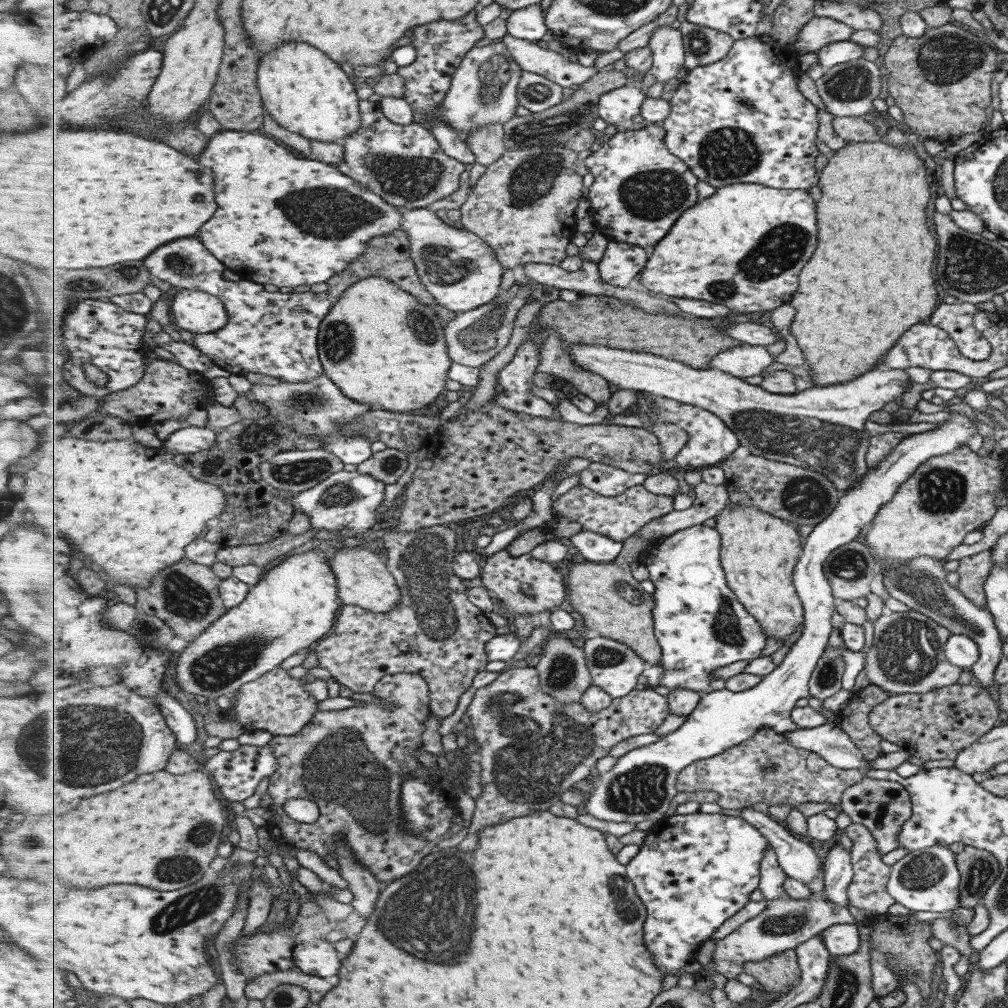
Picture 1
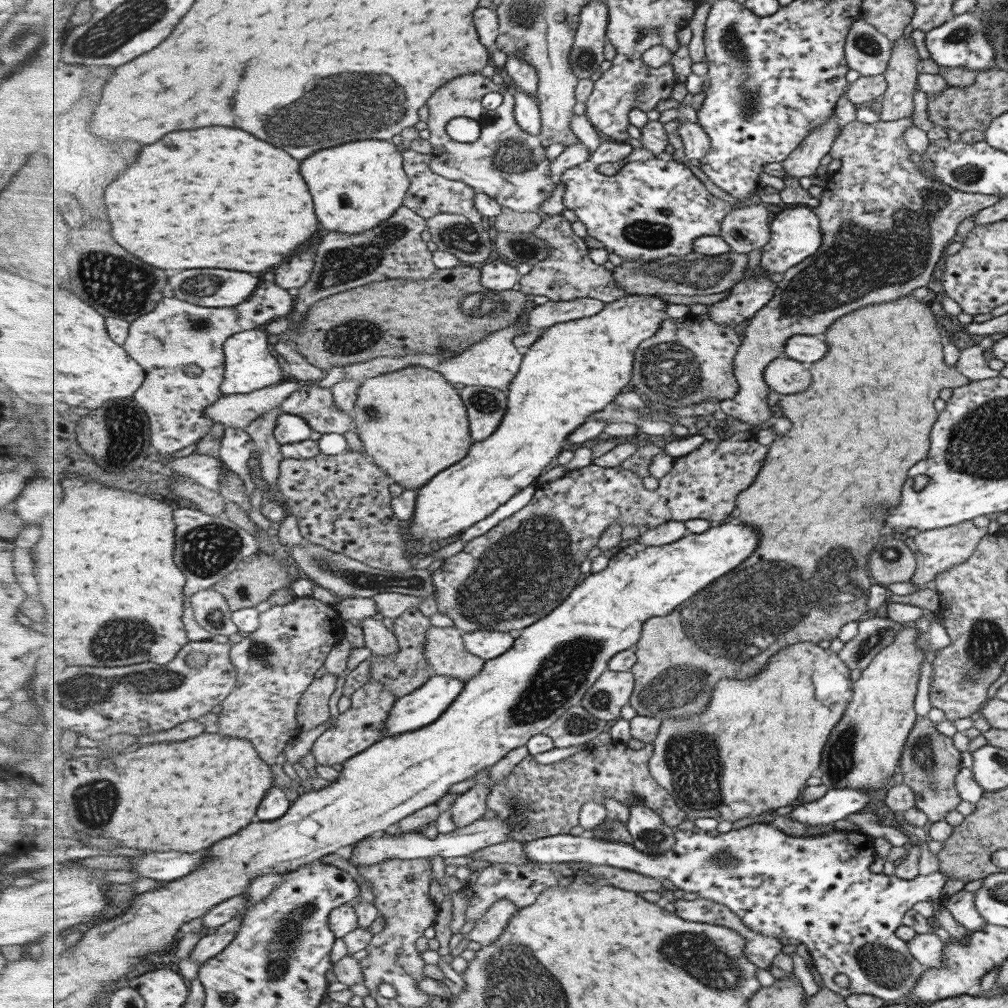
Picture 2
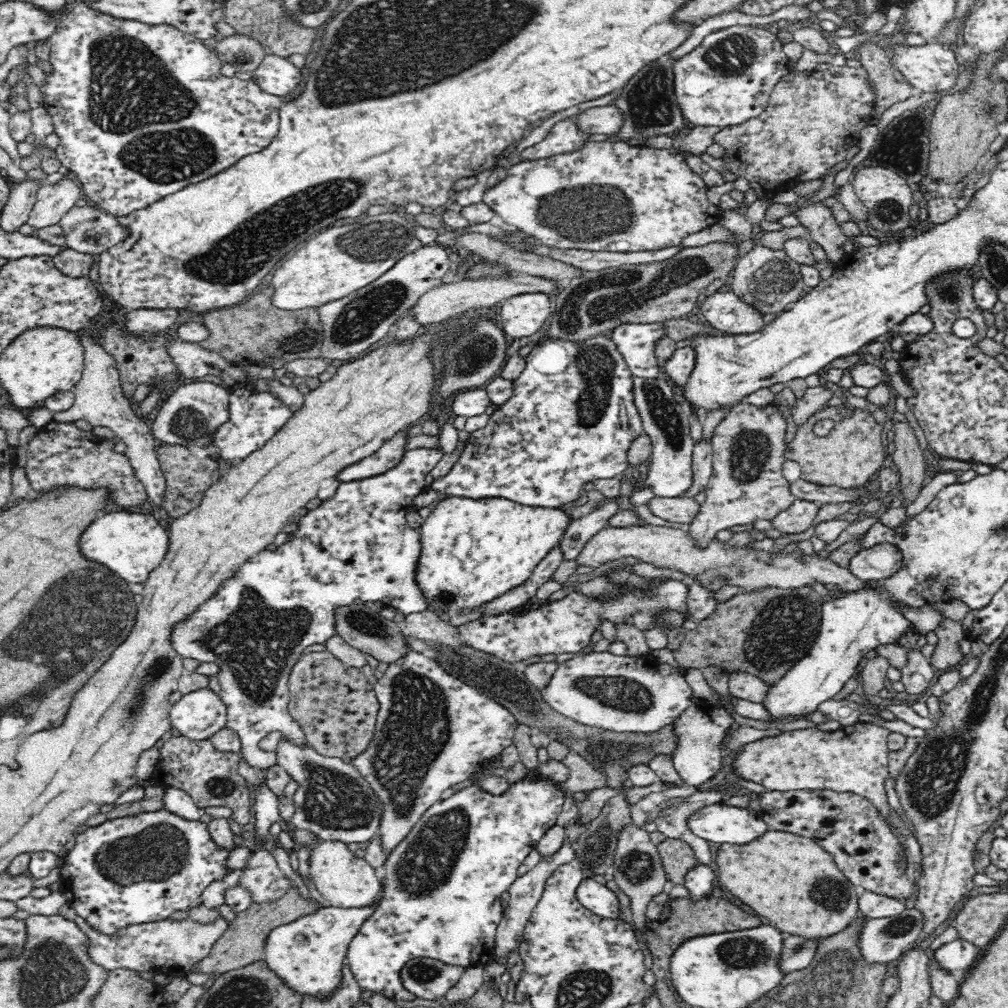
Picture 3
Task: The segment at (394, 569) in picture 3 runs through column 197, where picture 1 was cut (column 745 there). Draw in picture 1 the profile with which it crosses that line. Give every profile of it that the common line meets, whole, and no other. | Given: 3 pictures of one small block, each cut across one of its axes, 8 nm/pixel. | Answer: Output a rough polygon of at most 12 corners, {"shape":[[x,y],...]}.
{"shape":[[721,533],[651,543],[661,686],[705,694],[767,634],[728,584]]}

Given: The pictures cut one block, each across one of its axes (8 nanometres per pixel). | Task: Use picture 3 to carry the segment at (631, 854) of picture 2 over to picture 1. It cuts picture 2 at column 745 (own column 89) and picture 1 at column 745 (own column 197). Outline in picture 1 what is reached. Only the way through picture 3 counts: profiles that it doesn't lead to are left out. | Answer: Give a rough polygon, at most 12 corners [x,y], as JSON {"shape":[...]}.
{"shape":[[675,815],[627,865],[647,947],[685,972],[751,902],[754,824]]}

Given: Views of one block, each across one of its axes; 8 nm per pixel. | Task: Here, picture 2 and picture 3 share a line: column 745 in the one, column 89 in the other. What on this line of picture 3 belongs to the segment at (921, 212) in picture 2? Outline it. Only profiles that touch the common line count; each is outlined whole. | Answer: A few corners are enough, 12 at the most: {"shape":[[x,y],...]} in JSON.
{"shape":[[82,334],[74,405],[53,420],[107,426],[154,504],[168,482],[158,440],[132,411],[114,358]]}

